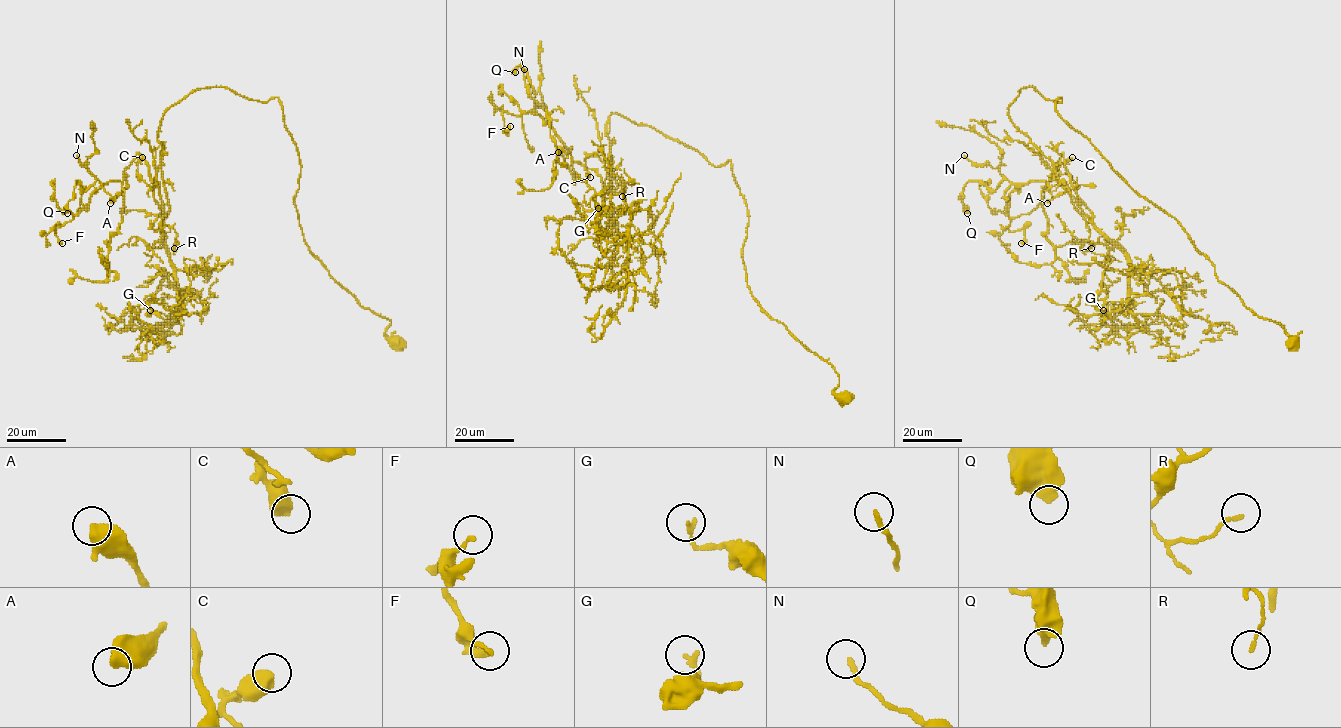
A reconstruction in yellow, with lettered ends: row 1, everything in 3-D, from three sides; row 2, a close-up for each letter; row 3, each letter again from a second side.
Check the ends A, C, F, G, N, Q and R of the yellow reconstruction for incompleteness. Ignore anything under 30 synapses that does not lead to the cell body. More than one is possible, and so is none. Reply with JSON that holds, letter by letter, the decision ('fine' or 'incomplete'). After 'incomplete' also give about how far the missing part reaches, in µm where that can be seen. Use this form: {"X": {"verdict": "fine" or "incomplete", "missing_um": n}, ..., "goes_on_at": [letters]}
{"A": {"verdict": "fine"}, "C": {"verdict": "fine"}, "F": {"verdict": "fine"}, "G": {"verdict": "fine"}, "N": {"verdict": "fine"}, "Q": {"verdict": "fine"}, "R": {"verdict": "fine"}, "goes_on_at": []}

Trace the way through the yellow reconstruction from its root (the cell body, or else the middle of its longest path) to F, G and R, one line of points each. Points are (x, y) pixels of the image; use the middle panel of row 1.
F: (843, 399), (835, 369), (751, 295), (730, 161), (612, 113), (610, 197), (541, 115), (504, 112), (510, 126)
G: (843, 399), (835, 369), (751, 295), (730, 161), (612, 113), (612, 223), (626, 232), (629, 212), (598, 208)
R: (843, 399), (835, 369), (751, 295), (749, 214), (730, 161), (713, 166), (612, 113), (604, 163), (622, 196)

